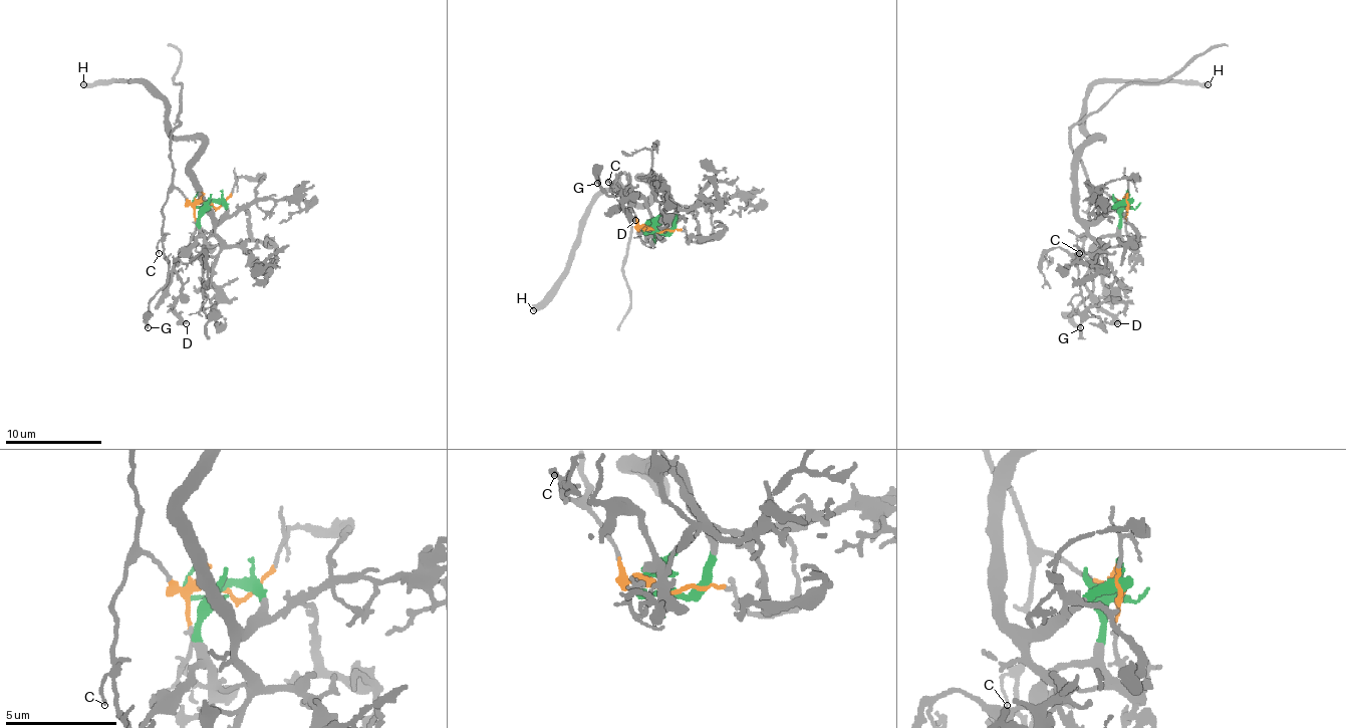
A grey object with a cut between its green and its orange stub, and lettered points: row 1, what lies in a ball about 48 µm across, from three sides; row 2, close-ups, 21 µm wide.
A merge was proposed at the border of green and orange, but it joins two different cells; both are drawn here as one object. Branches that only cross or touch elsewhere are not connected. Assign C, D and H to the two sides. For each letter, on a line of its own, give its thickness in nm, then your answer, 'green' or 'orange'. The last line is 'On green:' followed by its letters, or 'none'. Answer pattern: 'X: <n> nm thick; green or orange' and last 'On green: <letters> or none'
C: 110 nm thick; orange
D: 280 nm thick; green
H: 480 nm thick; green
On green: D, H

